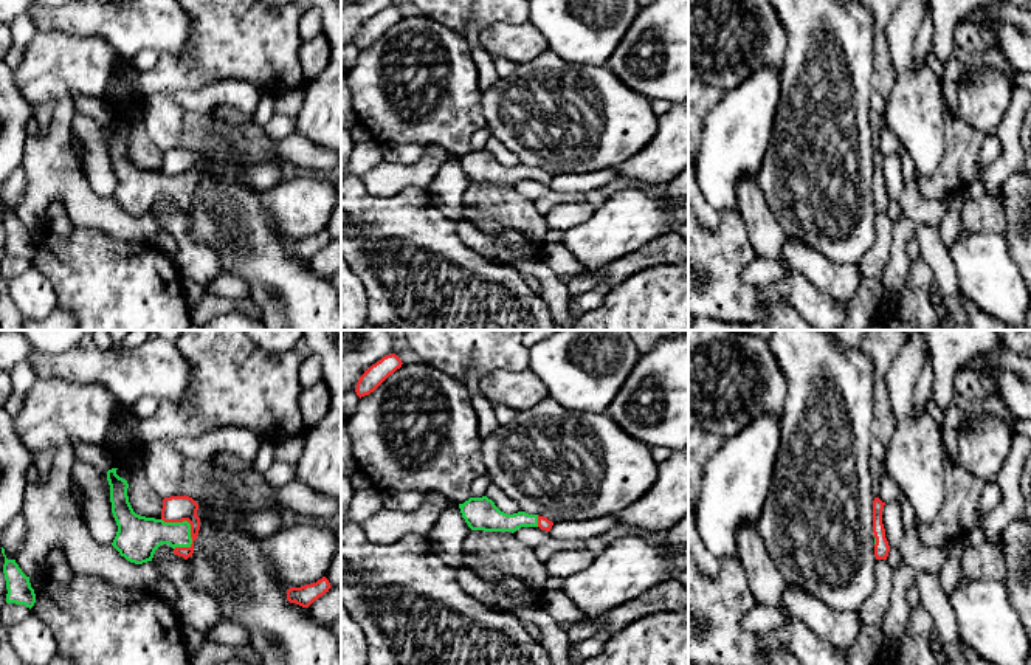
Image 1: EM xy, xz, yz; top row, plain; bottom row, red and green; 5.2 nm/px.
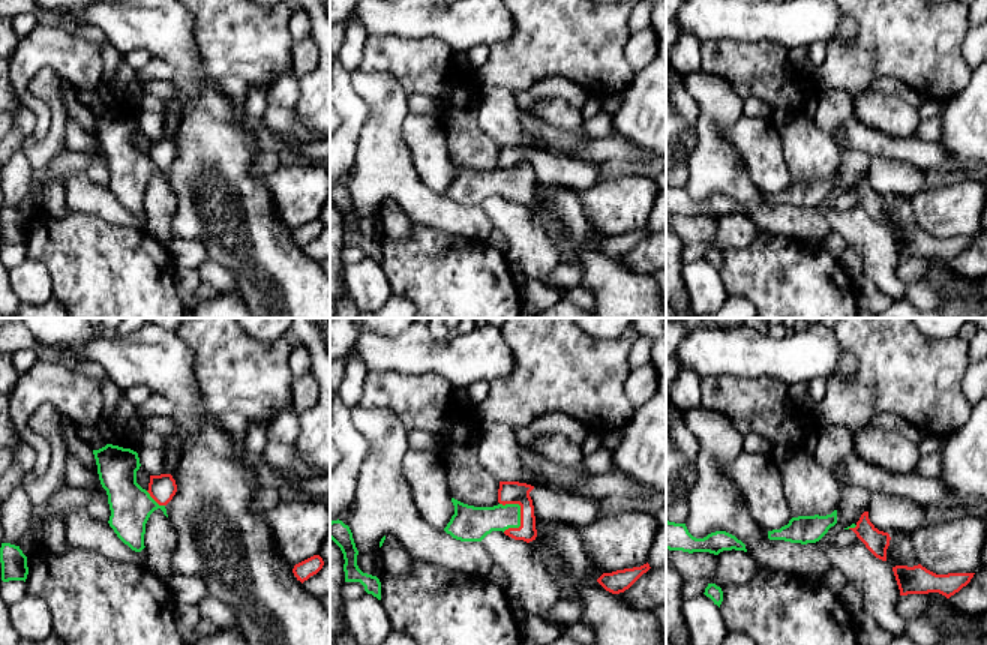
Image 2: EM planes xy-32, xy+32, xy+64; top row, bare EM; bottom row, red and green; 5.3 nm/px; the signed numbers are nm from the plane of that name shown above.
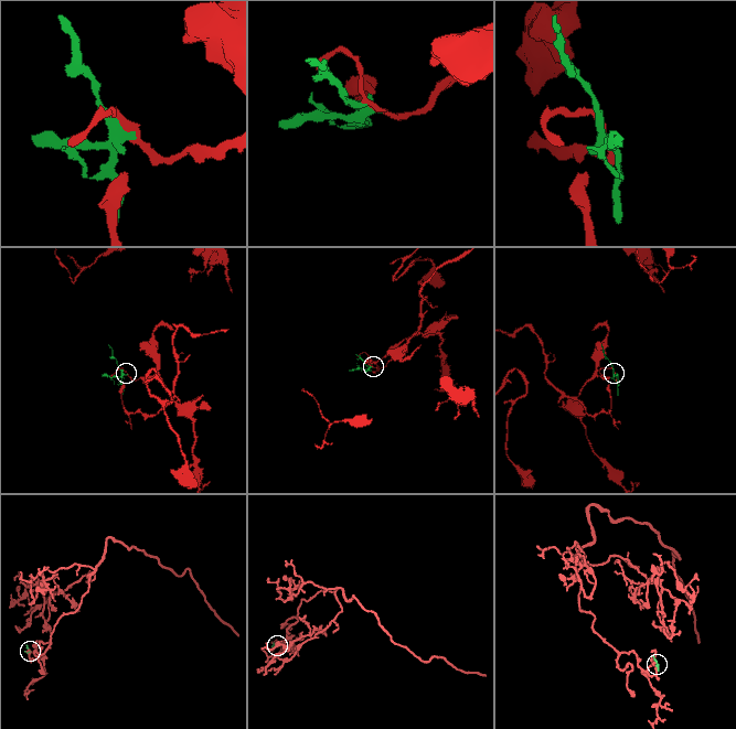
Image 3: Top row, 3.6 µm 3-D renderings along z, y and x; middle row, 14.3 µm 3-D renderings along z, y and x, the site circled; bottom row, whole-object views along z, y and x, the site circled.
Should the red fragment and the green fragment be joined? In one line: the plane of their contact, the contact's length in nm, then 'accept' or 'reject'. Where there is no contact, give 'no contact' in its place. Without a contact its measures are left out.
xy | 220 nm | accept

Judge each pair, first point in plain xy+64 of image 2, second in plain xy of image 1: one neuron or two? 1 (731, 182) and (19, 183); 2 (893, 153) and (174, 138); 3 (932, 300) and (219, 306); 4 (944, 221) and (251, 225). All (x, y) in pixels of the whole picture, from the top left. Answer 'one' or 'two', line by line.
1: two
2: one
3: one
4: two

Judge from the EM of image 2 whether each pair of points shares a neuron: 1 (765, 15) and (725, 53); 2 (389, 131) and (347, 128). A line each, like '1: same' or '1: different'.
1: different
2: different

